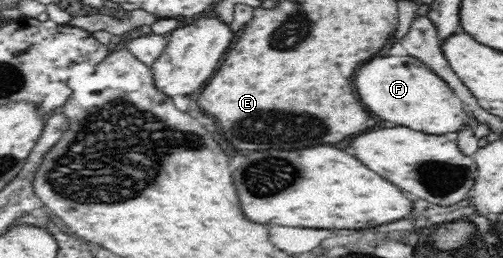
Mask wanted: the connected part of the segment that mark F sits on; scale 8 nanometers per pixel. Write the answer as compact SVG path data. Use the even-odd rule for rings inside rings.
M389 55L365 63L355 75L355 87L363 105L385 121L411 127L415 131L441 135L461 131L467 114L461 98L431 66L413 55Z

